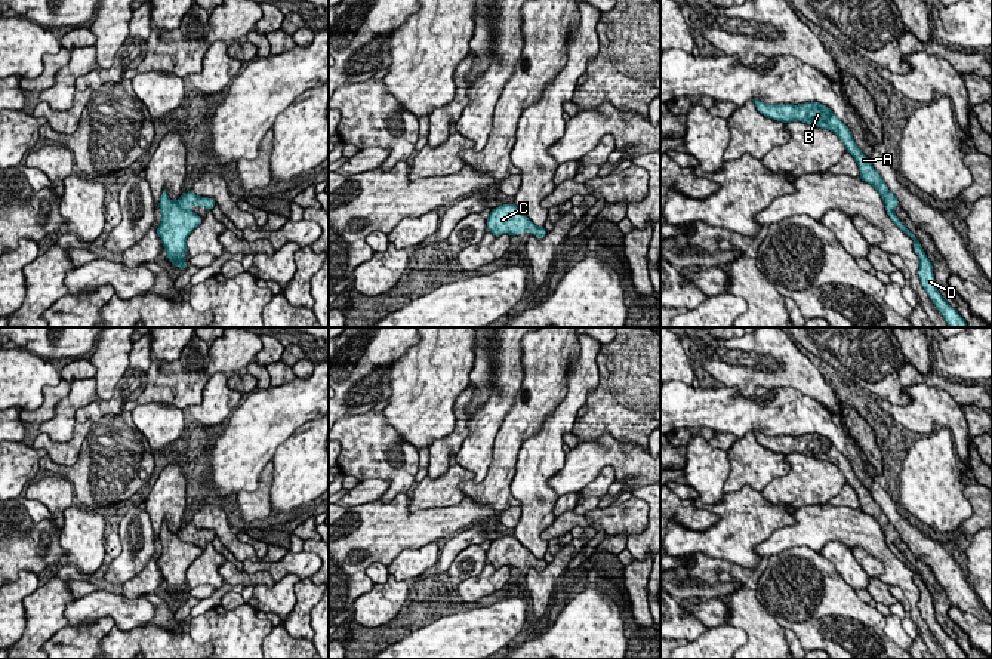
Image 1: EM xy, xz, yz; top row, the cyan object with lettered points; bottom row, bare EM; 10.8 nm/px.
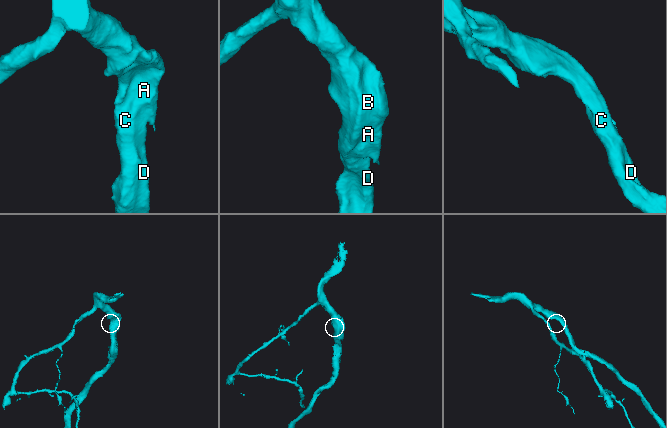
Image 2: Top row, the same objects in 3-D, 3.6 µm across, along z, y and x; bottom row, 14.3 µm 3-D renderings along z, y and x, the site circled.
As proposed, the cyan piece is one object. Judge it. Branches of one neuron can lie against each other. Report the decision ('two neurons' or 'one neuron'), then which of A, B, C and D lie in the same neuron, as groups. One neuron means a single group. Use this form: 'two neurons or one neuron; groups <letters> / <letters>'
one neuron; groups A B C D

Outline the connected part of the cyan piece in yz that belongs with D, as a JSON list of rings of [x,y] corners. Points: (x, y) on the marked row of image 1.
[[[752,99],[757,110],[768,118],[791,123],[802,121],[822,129],[834,132],[845,145],[847,151],[856,158],[860,170],[860,179],[871,184],[881,195],[885,203],[885,210],[890,219],[914,240],[914,252],[919,258],[918,275],[922,287],[928,293],[937,311],[943,315],[949,327],[968,327],[965,320],[952,308],[936,287],[936,280],[933,274],[933,265],[927,258],[918,238],[903,225],[903,222],[896,216],[894,207],[899,204],[897,197],[888,190],[882,176],[874,169],[871,160],[862,153],[856,145],[850,129],[832,113],[831,108],[820,102],[805,102],[805,104],[765,104],[758,99]]]

